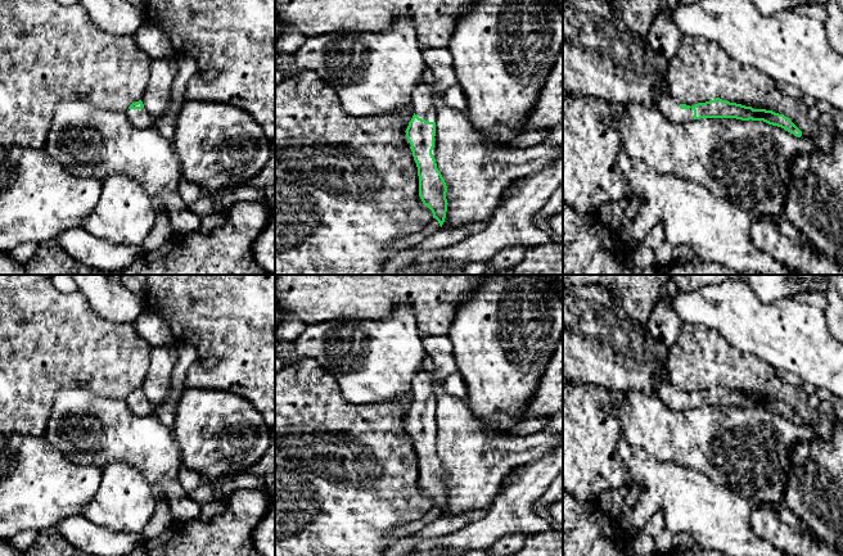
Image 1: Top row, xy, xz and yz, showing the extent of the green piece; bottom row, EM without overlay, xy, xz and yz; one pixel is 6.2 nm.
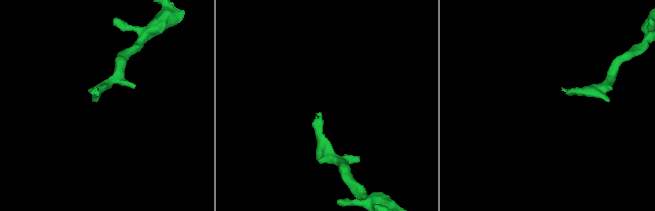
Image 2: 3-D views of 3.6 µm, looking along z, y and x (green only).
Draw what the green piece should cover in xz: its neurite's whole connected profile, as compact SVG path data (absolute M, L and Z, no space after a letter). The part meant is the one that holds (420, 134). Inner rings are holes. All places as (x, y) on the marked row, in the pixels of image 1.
M448 48L424 49L423 60L433 72L433 83L420 83L411 94L414 116L404 132L413 152L419 176L419 196L442 227L447 212L447 186L437 168L437 136L434 95L456 83L454 56Z

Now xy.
M141 100L132 103L125 112L129 121L139 128L154 127L155 119L144 108Z

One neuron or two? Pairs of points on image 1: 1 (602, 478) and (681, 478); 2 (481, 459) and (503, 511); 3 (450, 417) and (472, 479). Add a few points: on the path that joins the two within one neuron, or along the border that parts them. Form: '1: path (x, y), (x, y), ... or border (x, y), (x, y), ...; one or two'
1: border (617, 451), (630, 474), (630, 486); two
2: border (512, 469), (487, 506); two
3: path (460, 433), (464, 446), (472, 455), (472, 464); one

